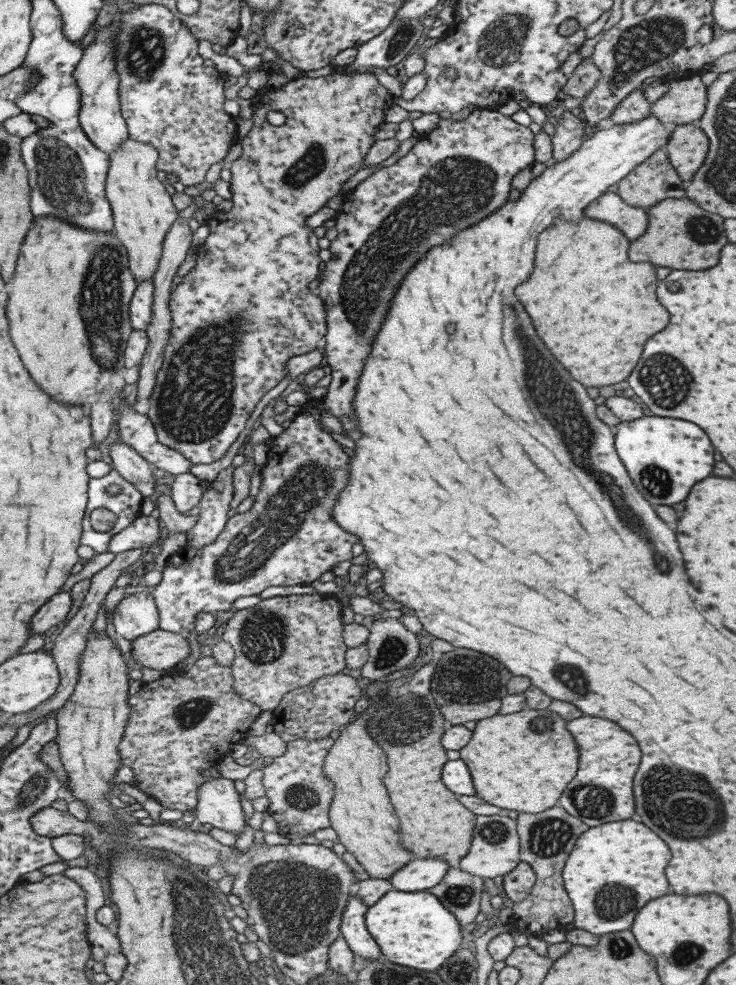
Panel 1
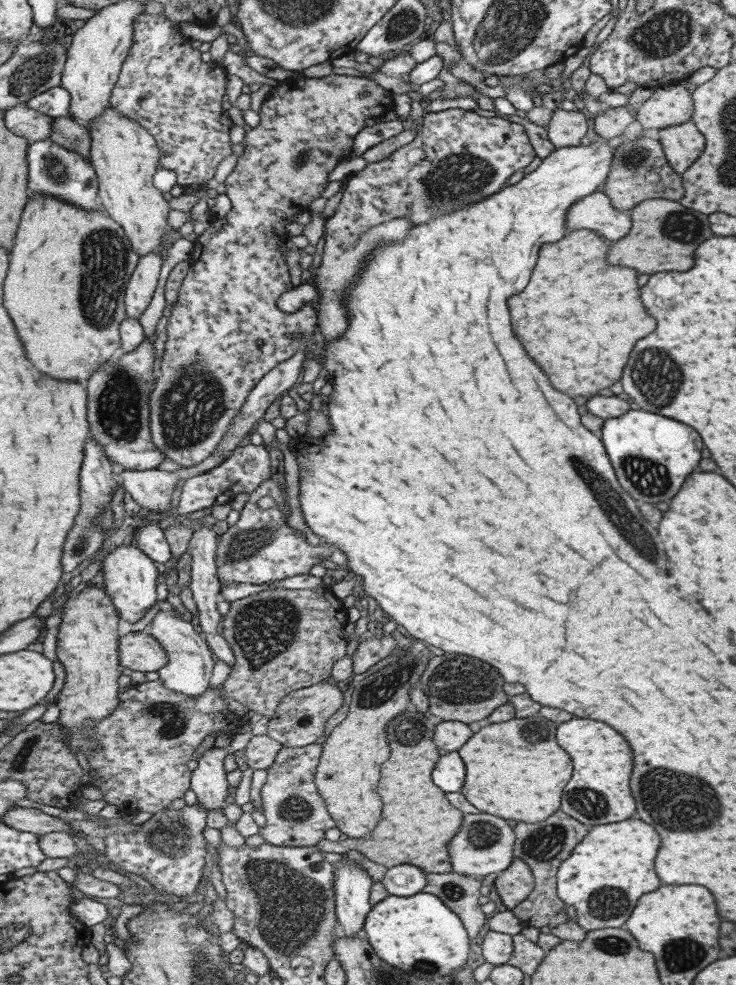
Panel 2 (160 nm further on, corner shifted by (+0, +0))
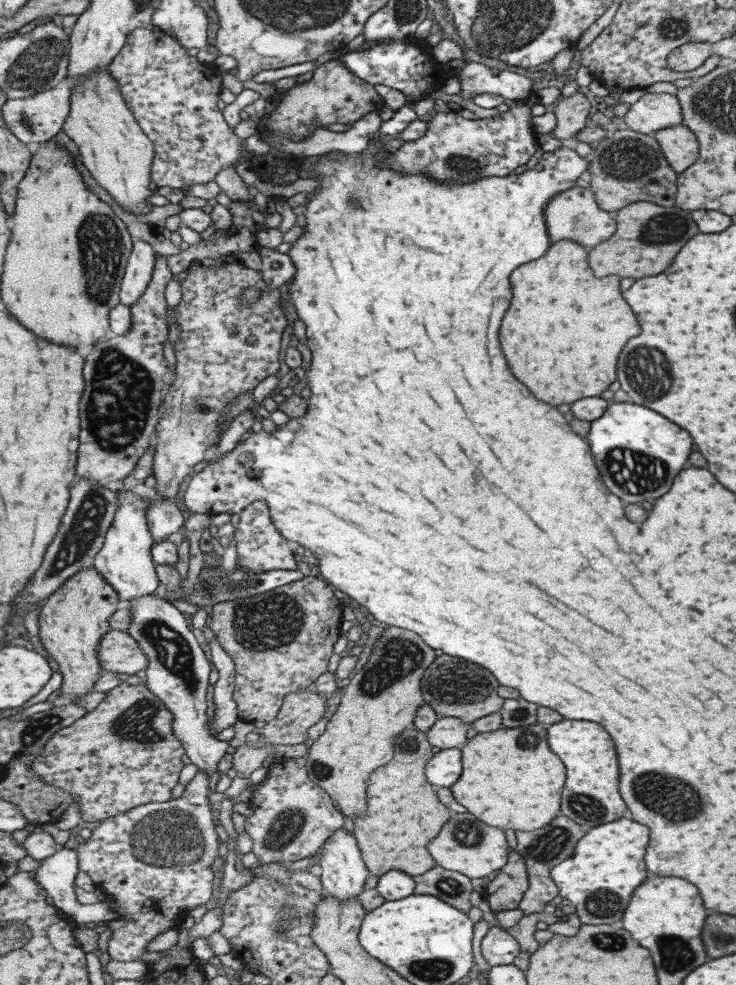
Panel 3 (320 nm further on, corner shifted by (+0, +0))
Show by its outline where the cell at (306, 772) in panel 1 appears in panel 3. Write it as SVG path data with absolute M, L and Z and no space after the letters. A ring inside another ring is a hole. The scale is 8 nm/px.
M304 757L274 760L266 772L266 777L260 783L252 785L251 801L248 805L252 811L244 820L244 831L251 839L250 851L255 854L257 865L285 865L312 856L319 852L319 847L336 828L343 826L342 814L332 798L310 780Z

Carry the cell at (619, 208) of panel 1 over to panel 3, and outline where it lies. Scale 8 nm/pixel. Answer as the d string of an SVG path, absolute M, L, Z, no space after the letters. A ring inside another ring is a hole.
M575 185L570 189L562 190L561 193L555 194L551 200L546 202L543 210L543 220L550 245L557 241L569 240L588 249L595 247L597 244L602 244L615 232L615 221L612 212L601 210L597 206L593 193L589 188Z

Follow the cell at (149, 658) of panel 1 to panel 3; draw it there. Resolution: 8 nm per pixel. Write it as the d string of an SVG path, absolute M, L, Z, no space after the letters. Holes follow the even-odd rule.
M109 630L98 645L97 659L103 672L131 675L147 666L145 655L127 632Z

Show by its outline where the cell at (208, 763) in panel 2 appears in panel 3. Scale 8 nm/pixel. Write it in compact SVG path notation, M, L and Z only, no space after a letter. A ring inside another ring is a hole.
M147 596L129 602L131 622L127 635L135 642L139 651L145 655L145 677L142 682L153 696L166 706L173 718L173 735L183 747L184 754L199 771L208 774L216 770L216 764L229 748L226 741L219 741L208 734L205 728L205 688L209 684L211 666L199 648L192 631L189 630L188 616L161 598Z

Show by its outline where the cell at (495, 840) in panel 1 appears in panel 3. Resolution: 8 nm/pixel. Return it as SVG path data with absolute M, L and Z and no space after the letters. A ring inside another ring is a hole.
M467 811L452 813L449 822L442 826L437 836L426 844L427 852L436 865L445 870L452 870L467 876L467 878L482 878L494 870L505 866L507 862L507 841L505 833L500 828L483 824Z

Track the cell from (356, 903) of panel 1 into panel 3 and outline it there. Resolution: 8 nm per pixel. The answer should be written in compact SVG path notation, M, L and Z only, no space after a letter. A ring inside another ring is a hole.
M336 828L319 848L319 876L323 890L340 901L357 897L363 891L368 870L360 858L353 834Z

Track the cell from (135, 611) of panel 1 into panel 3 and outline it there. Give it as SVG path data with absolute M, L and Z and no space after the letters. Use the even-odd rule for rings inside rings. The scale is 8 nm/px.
M124 488L116 490L115 510L110 525L105 531L101 548L94 554L92 566L115 590L118 600L131 602L135 598L151 596L157 588L158 580L149 549L153 537L149 532L145 511L148 507L148 498L139 496Z

